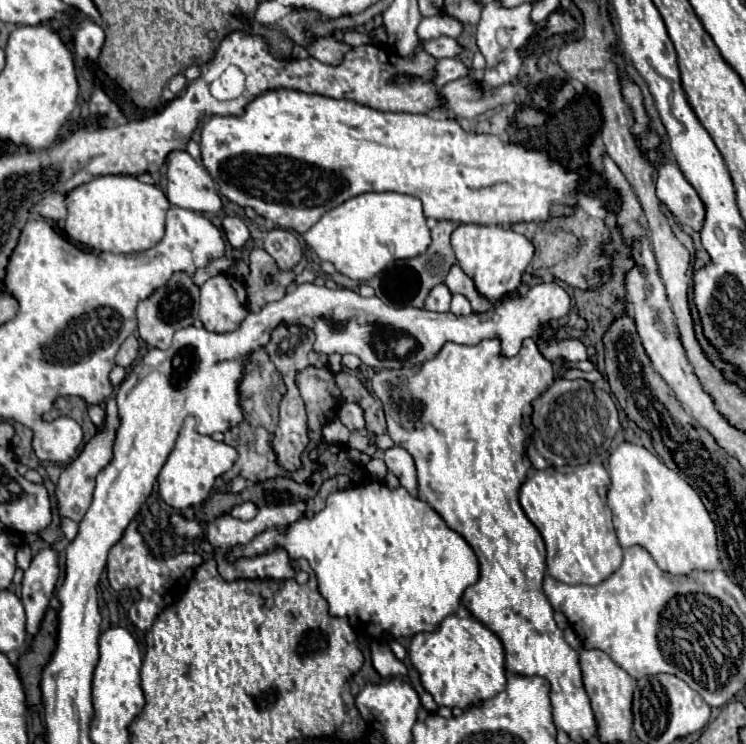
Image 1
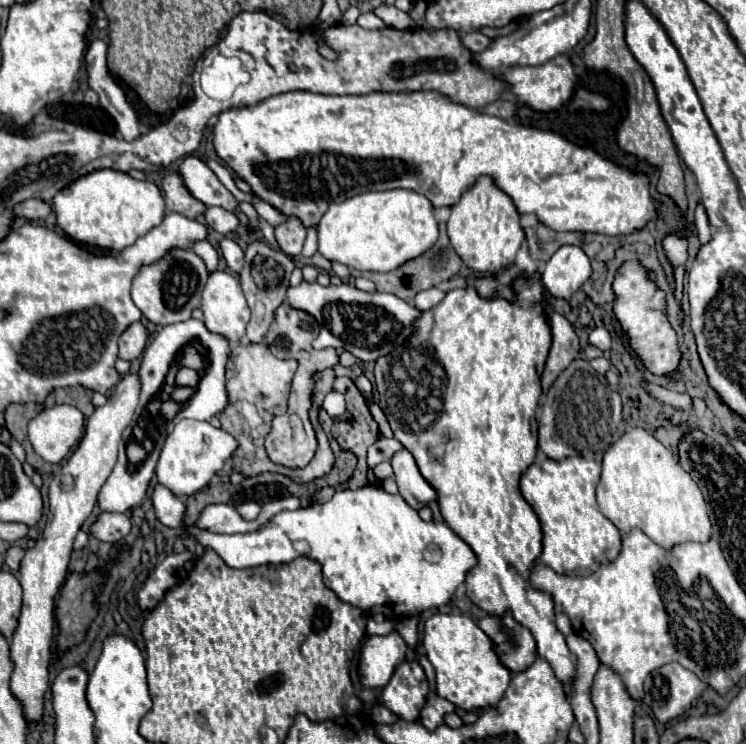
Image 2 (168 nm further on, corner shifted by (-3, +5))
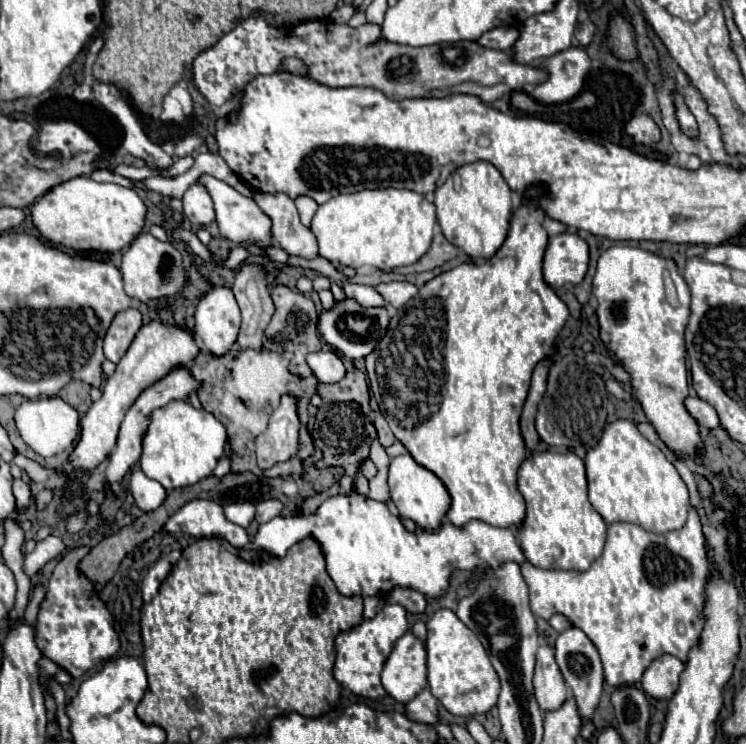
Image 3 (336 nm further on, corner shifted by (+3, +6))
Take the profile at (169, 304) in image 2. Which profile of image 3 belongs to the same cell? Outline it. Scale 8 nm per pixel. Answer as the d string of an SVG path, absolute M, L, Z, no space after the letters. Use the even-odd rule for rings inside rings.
M141 232L129 246L129 250L123 254L121 262L121 274L125 282L125 292L131 298L137 298L141 302L147 302L151 298L163 298L163 296L177 296L187 280L187 274L183 272L183 258L181 254L169 244L153 238L149 232Z

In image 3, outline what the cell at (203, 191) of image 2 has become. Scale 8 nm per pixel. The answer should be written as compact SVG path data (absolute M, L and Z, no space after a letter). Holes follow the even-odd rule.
M201 176L199 182L205 182L213 204L215 204L215 222L219 226L221 236L225 236L227 240L235 242L235 244L253 244L261 250L269 248L273 244L273 234L271 234L271 220L269 216L257 206L257 202L253 198L247 198L243 194L239 194L235 188L231 188L229 184L213 178L213 176Z

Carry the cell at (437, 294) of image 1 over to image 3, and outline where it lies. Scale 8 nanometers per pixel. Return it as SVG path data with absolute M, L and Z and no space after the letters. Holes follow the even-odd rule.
M385 282L385 284L377 284L375 290L393 308L405 306L405 302L409 302L409 298L413 298L413 294L417 294L417 286L411 282Z

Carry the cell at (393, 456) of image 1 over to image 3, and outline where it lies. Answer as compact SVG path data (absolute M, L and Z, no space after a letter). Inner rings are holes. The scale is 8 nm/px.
M411 454L395 456L391 460L389 492L391 492L391 500L395 502L399 514L403 518L413 520L423 530L437 530L451 506L451 498L449 498L449 492L445 490L445 484L431 470L425 470L421 464L417 464Z

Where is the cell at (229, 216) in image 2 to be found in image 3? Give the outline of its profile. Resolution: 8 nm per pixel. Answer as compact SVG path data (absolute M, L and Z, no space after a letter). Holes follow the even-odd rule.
M199 182L191 184L187 188L187 192L183 194L181 202L183 202L185 216L193 224L207 226L207 224L211 224L215 220L215 210L213 210L211 196L209 196L209 192L207 192L207 188L203 184L199 184Z

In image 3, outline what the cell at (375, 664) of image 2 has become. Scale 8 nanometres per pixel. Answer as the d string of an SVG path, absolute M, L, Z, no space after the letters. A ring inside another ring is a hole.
M385 604L371 620L361 620L357 626L353 626L347 632L341 632L335 638L335 666L333 666L333 676L335 680L353 692L355 696L377 700L387 696L387 692L381 686L381 670L383 664L391 652L391 646L395 640L399 640L407 632L407 610L401 604Z

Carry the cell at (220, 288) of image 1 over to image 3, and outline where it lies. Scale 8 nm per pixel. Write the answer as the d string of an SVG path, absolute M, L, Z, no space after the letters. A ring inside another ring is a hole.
M213 288L211 292L203 294L195 310L195 334L197 338L201 338L207 352L211 352L213 356L227 354L237 340L239 324L241 324L241 312L237 310L237 302L233 298L231 288Z

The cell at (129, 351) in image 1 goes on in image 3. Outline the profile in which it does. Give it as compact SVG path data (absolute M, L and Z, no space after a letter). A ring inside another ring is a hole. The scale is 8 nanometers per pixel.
M127 308L123 312L117 312L103 342L105 358L111 362L119 362L125 350L131 346L137 330L143 326L141 322L141 312L137 308Z

